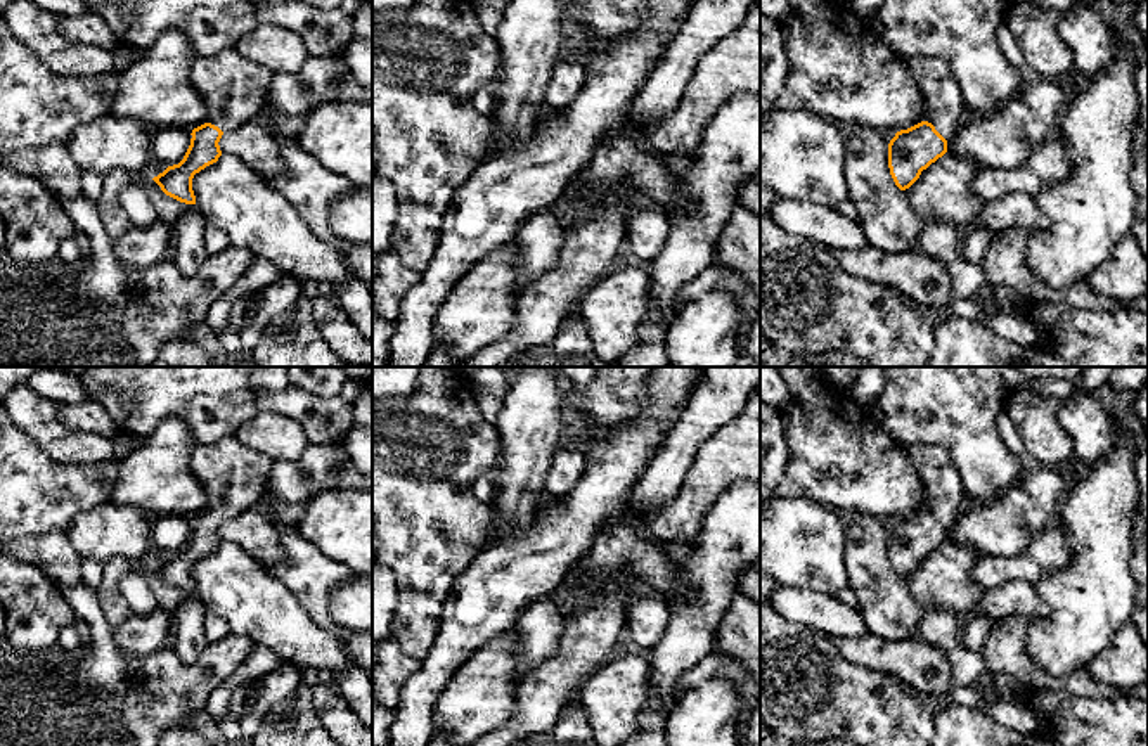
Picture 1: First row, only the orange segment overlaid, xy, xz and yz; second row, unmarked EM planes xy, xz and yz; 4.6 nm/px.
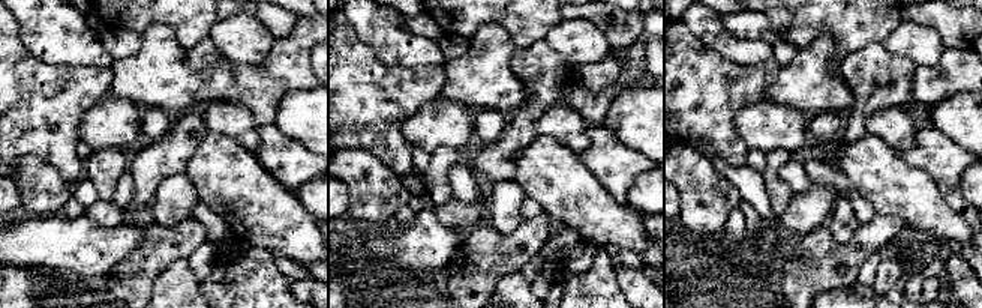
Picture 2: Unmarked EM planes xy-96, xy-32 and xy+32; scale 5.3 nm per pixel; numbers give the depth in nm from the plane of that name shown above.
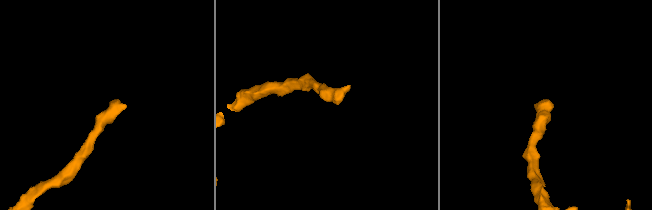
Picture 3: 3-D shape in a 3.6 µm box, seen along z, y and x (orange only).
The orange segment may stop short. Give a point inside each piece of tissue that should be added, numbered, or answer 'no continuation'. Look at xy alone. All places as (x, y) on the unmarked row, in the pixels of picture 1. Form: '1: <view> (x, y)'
1: xy (236, 478)

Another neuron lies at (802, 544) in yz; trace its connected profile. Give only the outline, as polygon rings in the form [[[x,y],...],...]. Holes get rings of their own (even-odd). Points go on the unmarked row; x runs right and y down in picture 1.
[[[807,498],[760,502],[760,571],[777,585],[838,595],[850,587],[845,516]]]

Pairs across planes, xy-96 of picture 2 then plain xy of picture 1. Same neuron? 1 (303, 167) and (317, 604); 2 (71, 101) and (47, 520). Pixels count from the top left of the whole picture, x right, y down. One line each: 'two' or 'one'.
1: one
2: one

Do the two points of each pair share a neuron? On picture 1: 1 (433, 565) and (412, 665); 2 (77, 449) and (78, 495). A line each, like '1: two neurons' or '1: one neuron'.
1: two neurons
2: two neurons

